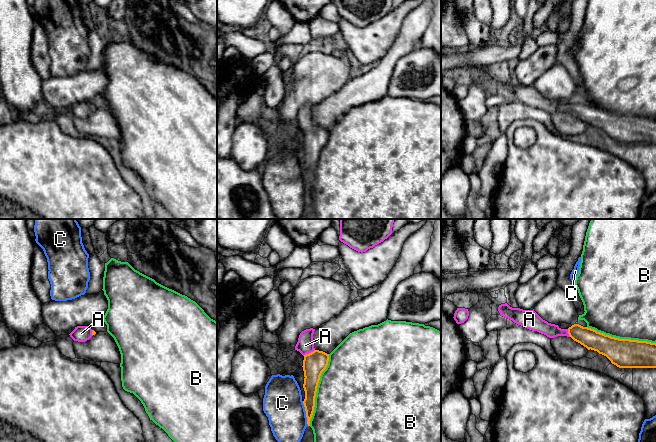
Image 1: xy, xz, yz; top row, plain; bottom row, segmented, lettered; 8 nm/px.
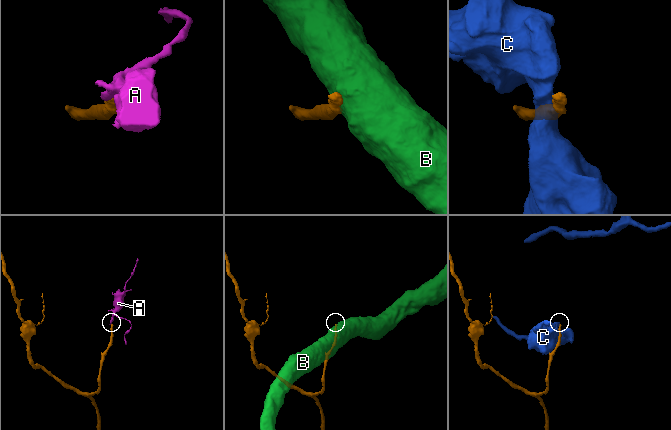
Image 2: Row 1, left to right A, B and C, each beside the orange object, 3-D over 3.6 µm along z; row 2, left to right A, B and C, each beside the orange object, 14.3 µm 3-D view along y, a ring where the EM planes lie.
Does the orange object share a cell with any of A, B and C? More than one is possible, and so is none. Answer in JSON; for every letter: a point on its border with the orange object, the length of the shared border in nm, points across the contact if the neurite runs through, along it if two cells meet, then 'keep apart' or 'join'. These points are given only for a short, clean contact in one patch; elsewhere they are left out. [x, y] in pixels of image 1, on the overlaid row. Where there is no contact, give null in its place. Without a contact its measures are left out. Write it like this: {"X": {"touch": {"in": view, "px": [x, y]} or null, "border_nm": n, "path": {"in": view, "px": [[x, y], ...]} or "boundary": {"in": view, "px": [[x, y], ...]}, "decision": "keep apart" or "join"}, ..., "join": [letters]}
{"A": {"touch": {"in": "xz", "px": [309, 353]}, "border_nm": 110, "path": {"in": "xz", "px": [[314, 363], [309, 353], [305, 345]]}, "decision": "join"}, "B": {"touch": {"in": "xz", "px": [316, 390]}, "border_nm": 600, "decision": "keep apart"}, "C": {"touch": {"in": "xz", "px": [306, 413]}, "border_nm": 200, "decision": "keep apart"}, "join": ["A"]}

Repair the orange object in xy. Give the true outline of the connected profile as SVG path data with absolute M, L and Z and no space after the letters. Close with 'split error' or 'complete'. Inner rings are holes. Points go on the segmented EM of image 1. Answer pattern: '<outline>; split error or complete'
M77 326L69 335L74 341L85 342L95 334L89 326Z; split error

